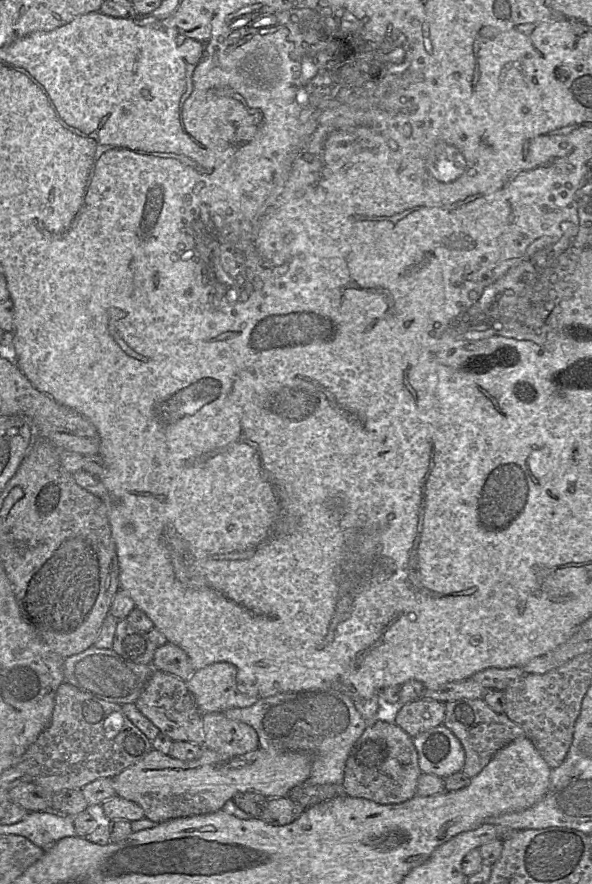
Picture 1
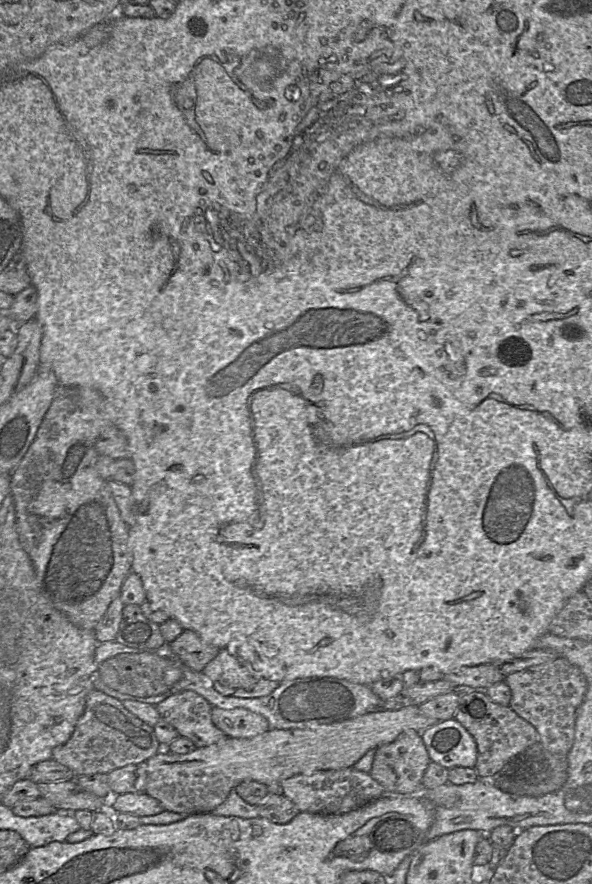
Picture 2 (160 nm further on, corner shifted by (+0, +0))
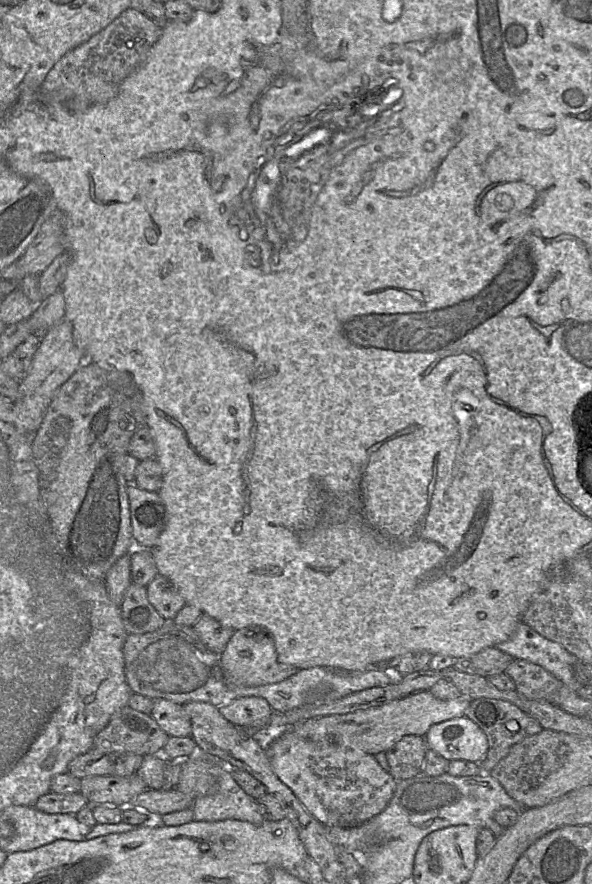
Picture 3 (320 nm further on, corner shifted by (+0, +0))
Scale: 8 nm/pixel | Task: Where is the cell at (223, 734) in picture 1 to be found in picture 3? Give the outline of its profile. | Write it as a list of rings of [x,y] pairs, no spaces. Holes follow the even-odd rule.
[[[241,697],[221,707],[220,714],[231,724],[251,731],[254,737],[269,730],[273,709],[261,697]]]

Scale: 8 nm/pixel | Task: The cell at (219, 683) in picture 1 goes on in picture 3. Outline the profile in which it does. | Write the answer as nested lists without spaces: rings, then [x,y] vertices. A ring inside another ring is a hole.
[[[248,626],[235,630],[220,654],[220,663],[226,681],[236,687],[257,687],[278,683],[299,671],[297,667],[278,661],[272,637],[265,628],[259,626]]]

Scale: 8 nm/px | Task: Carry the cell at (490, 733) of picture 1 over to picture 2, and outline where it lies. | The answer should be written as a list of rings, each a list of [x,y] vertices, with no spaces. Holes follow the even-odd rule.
[[[484,692],[460,694],[454,719],[473,736],[476,742],[477,761],[474,768],[478,779],[492,778],[528,747],[539,742],[539,734],[532,724],[521,718],[510,706],[492,702]]]

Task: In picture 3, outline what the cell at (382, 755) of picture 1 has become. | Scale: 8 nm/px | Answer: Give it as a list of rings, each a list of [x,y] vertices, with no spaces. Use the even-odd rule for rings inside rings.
[[[403,736],[385,752],[389,773],[396,781],[417,776],[422,772],[427,748],[424,736]]]

